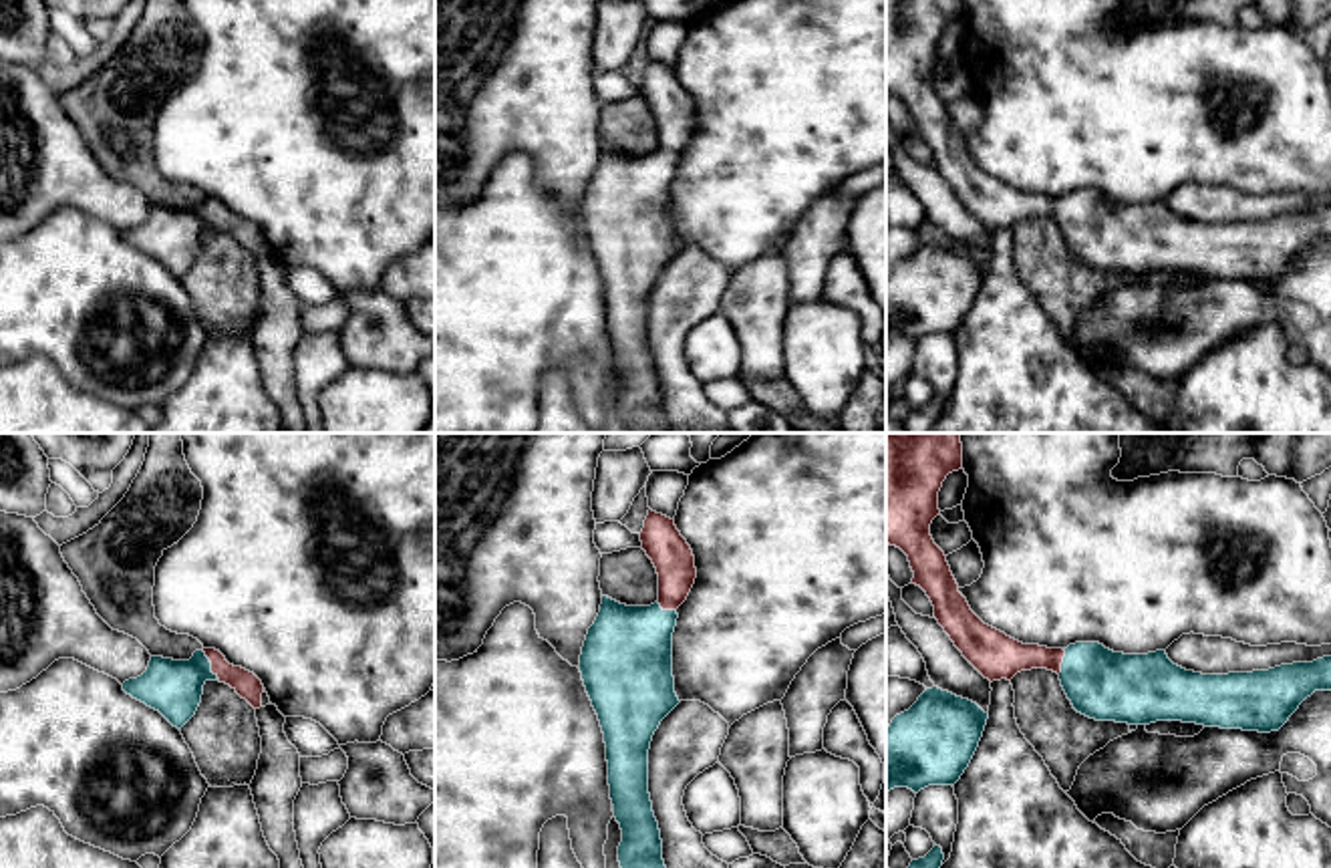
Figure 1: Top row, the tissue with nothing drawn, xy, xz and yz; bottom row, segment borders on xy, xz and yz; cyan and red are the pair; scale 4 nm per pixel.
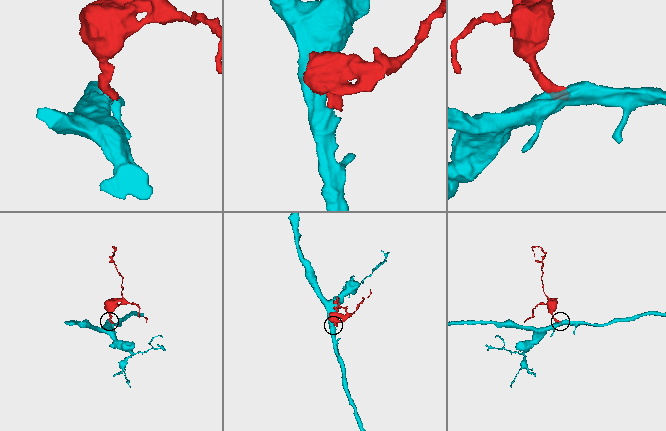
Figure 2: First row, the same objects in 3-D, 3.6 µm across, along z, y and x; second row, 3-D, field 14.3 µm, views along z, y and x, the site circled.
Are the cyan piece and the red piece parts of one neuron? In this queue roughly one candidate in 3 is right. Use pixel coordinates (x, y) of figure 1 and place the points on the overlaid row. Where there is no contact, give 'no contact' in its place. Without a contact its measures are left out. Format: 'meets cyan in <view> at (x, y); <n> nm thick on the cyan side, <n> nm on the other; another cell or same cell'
meets cyan in xy at (210, 665); 220 nm thick on the cyan side, 100 nm on the other; same cell

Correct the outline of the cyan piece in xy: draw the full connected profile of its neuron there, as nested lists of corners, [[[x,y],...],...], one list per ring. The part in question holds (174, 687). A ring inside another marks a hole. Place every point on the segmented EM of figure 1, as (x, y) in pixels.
[[[215,648],[195,650],[189,661],[151,657],[147,671],[137,679],[125,681],[123,691],[147,707],[159,711],[173,727],[181,729],[195,715],[201,703],[203,685],[207,681],[226,683],[254,709],[262,707],[262,681],[254,673],[230,665]]]

